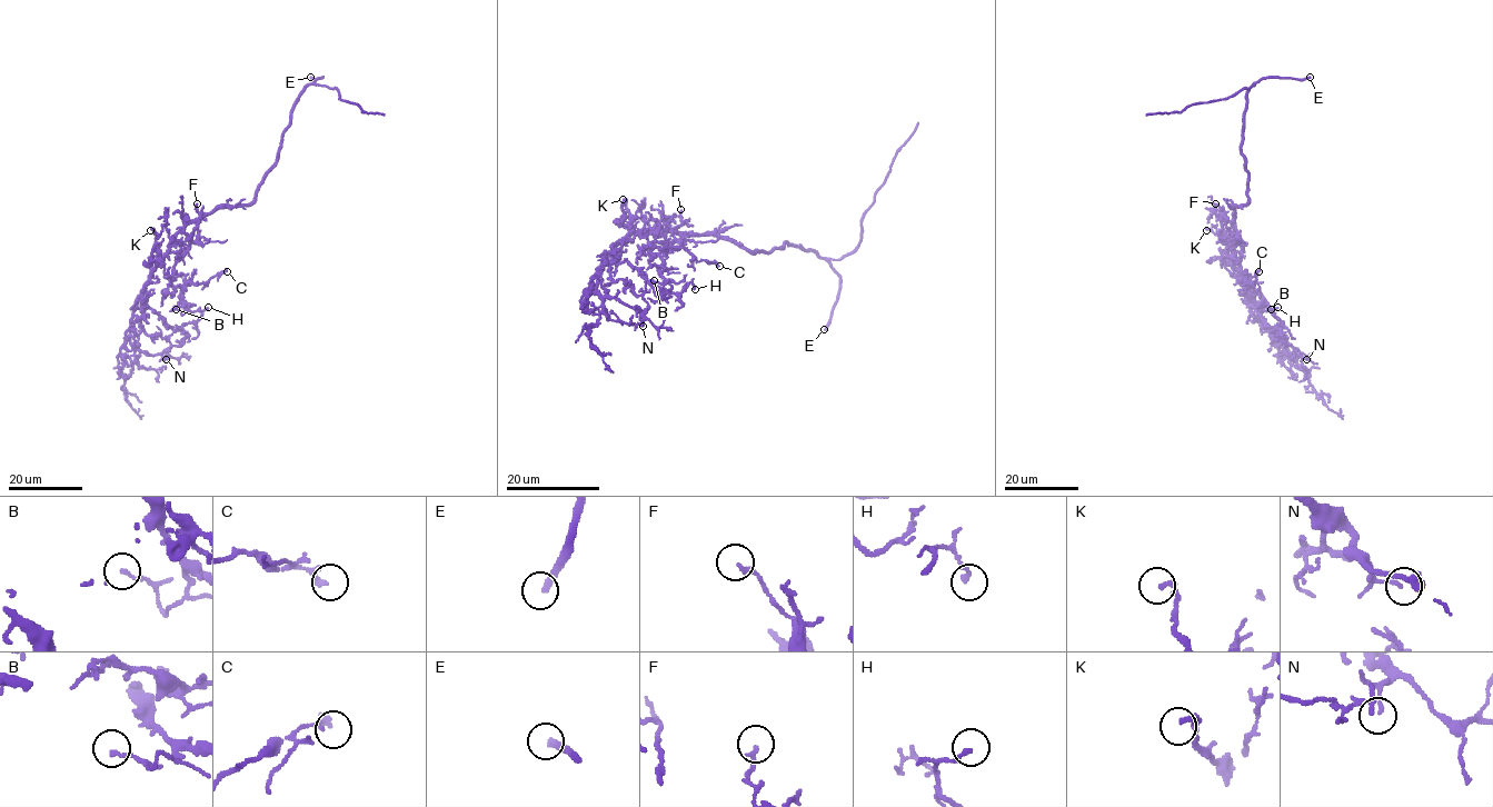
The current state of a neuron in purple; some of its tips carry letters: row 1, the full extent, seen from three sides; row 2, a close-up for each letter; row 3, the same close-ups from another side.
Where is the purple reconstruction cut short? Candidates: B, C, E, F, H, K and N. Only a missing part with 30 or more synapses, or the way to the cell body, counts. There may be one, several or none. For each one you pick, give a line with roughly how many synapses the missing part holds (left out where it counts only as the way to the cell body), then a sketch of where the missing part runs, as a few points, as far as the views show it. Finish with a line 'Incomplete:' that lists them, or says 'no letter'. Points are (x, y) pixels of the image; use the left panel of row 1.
E: Roughly 110 synapses
Incomplete: E

